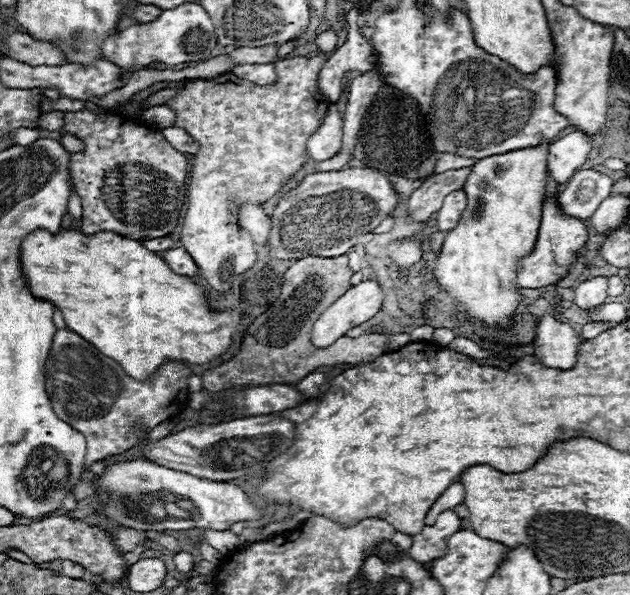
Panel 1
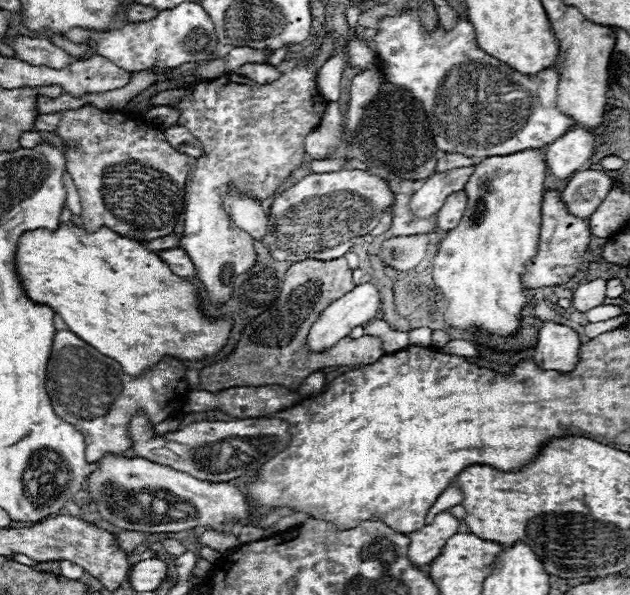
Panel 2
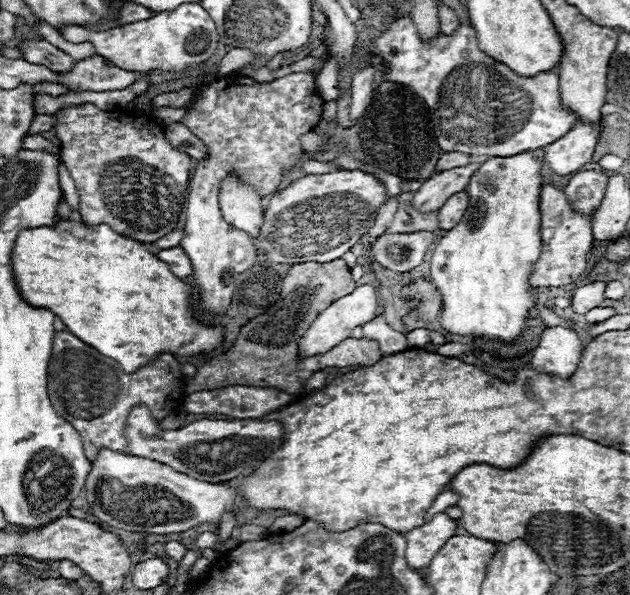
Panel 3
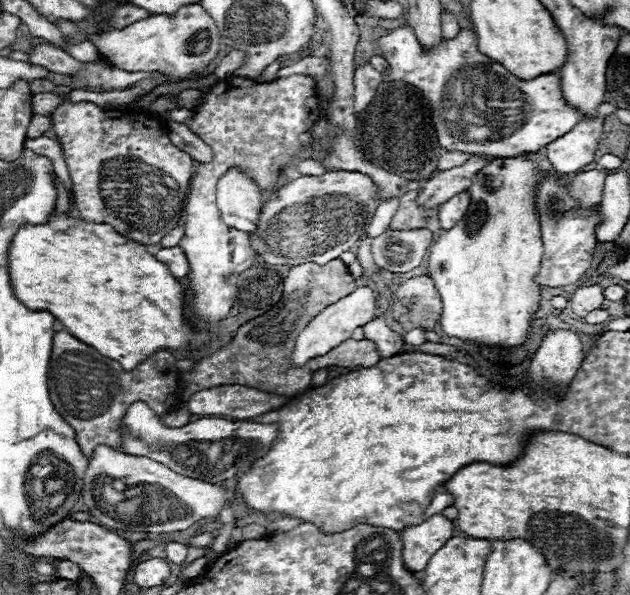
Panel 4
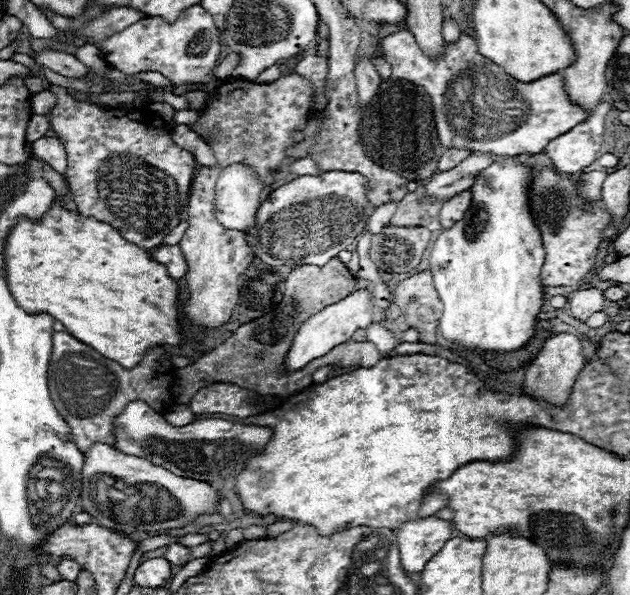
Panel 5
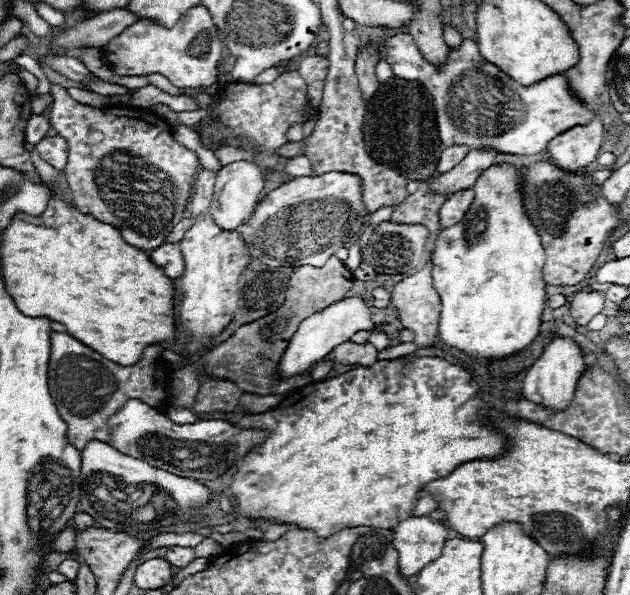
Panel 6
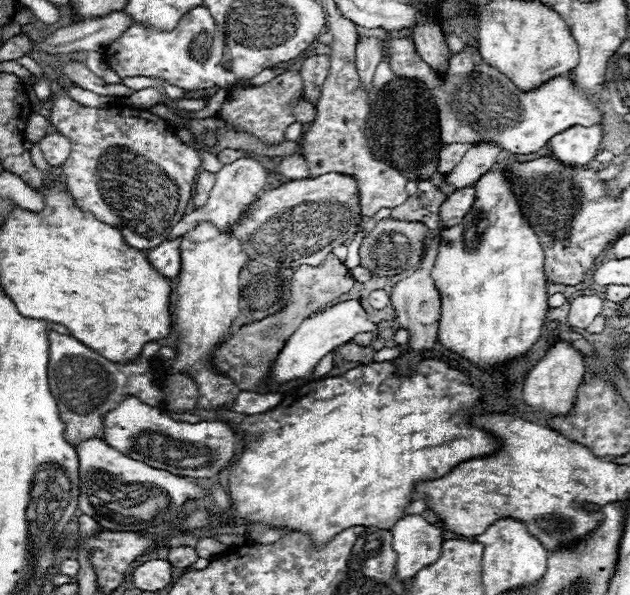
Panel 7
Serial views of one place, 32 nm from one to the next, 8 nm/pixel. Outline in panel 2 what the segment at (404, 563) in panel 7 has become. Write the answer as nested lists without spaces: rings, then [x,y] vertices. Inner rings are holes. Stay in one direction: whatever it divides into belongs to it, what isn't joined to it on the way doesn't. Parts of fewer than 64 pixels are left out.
[[[442,512],[434,518],[432,524],[426,524],[418,532],[408,534],[410,536],[410,562],[416,566],[430,564],[446,546],[446,540],[458,532],[460,520],[452,516],[450,512]]]

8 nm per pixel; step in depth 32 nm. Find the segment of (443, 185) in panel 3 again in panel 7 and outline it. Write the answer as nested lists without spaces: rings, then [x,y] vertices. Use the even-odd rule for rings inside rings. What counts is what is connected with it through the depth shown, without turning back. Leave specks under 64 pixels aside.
[[[494,144],[472,146],[462,158],[462,162],[450,174],[444,176],[444,180],[452,184],[456,190],[474,186],[474,182],[478,182],[478,178],[486,174],[486,170],[490,170],[500,160],[500,152],[502,150]]]

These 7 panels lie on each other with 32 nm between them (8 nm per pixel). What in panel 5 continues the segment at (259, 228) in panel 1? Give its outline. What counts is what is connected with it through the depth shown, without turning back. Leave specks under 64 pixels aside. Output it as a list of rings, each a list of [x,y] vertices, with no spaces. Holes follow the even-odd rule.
[[[228,166],[216,182],[216,212],[222,226],[230,230],[250,230],[256,222],[262,184],[250,166]]]

